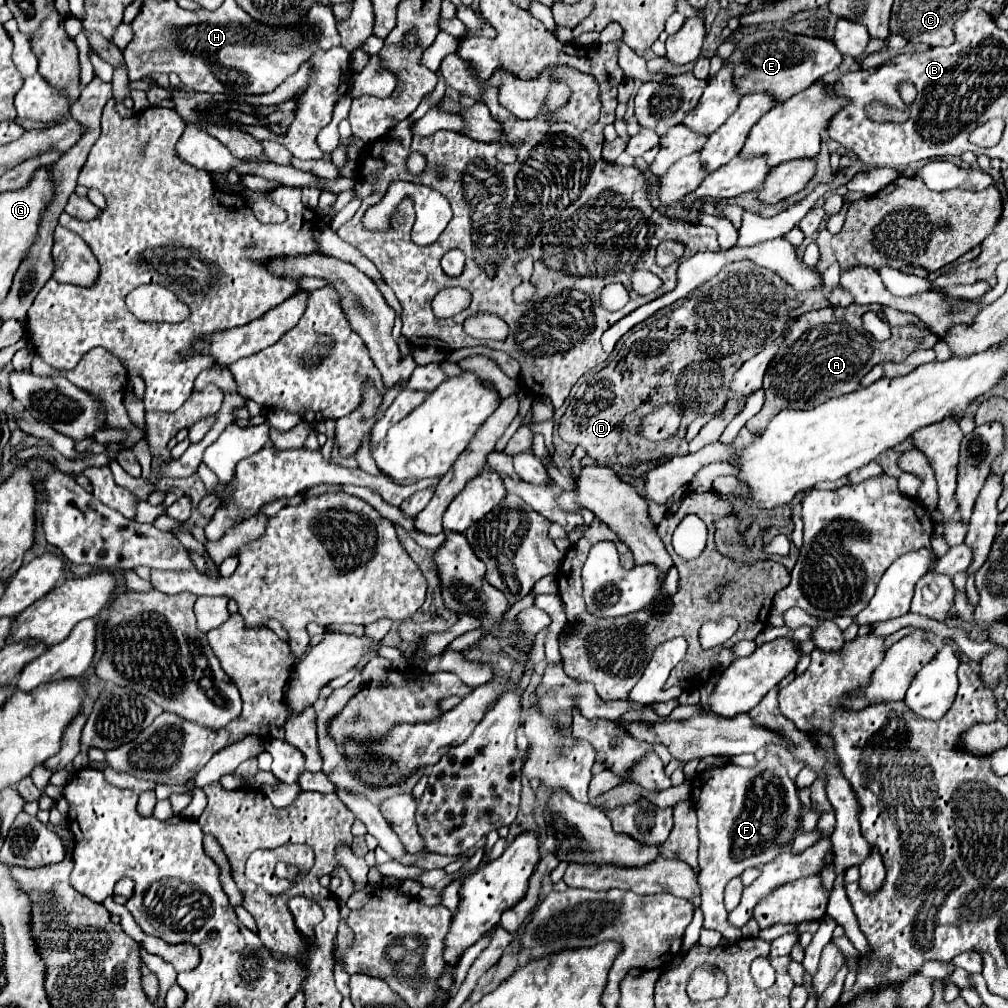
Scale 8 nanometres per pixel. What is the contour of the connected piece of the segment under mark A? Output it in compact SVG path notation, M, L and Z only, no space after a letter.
M851 304L847 308L823 308L803 314L795 328L791 328L787 342L775 356L775 362L767 368L767 374L763 378L765 388L765 404L759 414L755 414L745 426L753 434L761 434L771 418L785 408L799 408L807 410L811 406L817 406L819 402L825 402L827 398L835 394L853 392L859 388L861 378L879 362L901 362L907 354L915 350L927 350L933 348L939 338L921 326L901 326L891 328L891 338L885 342L877 342L867 334L861 326L861 316L867 310L875 310L881 314L881 306L859 306Z

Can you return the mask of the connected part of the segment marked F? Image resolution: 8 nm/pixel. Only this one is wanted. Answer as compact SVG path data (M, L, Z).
M769 752L755 768L741 768L735 764L717 766L707 772L699 772L693 780L693 802L699 818L699 868L701 868L701 910L703 910L703 928L711 928L723 934L729 942L741 938L741 930L727 926L727 910L723 906L723 890L725 884L733 878L743 874L743 870L751 866L761 866L773 862L795 838L801 828L801 814L803 806L797 796L797 788L793 780L787 776L787 770L779 764L779 758Z

